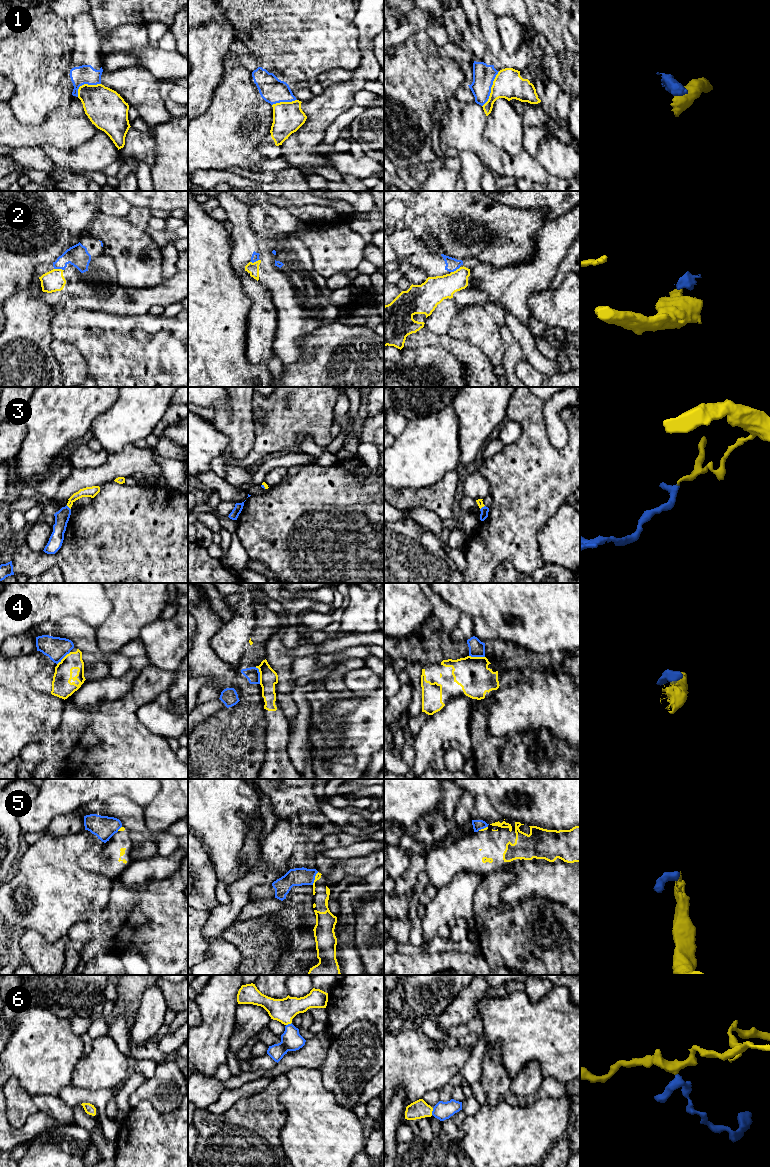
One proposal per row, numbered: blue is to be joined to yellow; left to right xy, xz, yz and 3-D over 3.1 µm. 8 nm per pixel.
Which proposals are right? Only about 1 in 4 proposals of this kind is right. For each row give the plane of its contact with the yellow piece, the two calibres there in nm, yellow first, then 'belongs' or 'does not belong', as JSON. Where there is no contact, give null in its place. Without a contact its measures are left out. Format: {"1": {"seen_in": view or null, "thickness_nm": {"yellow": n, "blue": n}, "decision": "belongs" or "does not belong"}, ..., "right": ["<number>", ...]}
{"1": {"seen_in": "yz", "thickness_nm": {"yellow": 240, "blue": 180}, "decision": "does not belong"}, "2": {"seen_in": "xy", "thickness_nm": {"yellow": 170, "blue": 170}, "decision": "does not belong"}, "3": {"seen_in": "xy", "thickness_nm": {"yellow": 80, "blue": 110}, "decision": "belongs"}, "4": {"seen_in": "xz", "thickness_nm": {"yellow": 140, "blue": 110}, "decision": "does not belong"}, "5": {"seen_in": "xz", "thickness_nm": {"yellow": 50, "blue": 140}, "decision": "does not belong"}, "6": {"seen_in": "yz", "thickness_nm": {"yellow": 150, "blue": 140}, "decision": "belongs"}, "right": ["3", "6"]}

